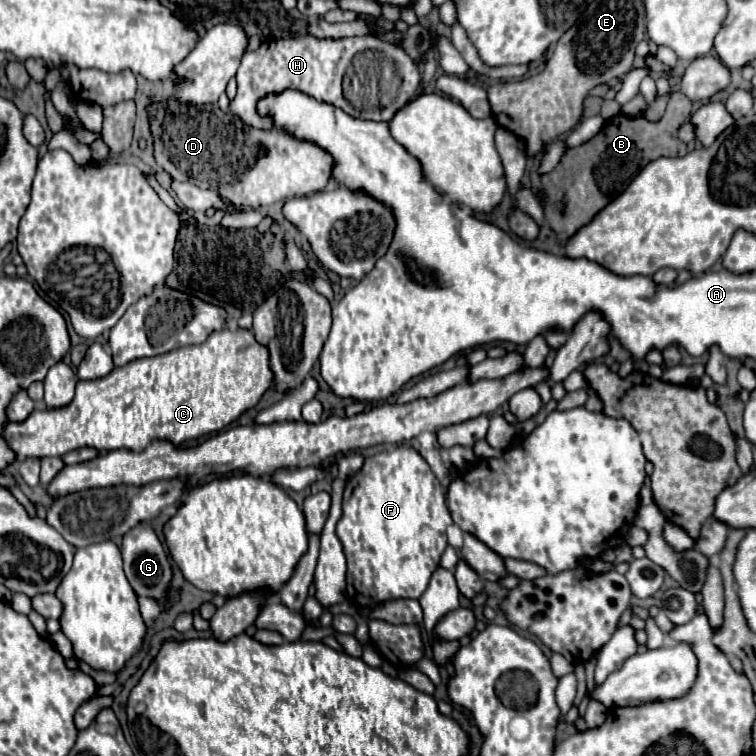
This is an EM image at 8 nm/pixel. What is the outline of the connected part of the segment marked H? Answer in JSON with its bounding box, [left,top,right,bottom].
[229,35,421,131]

